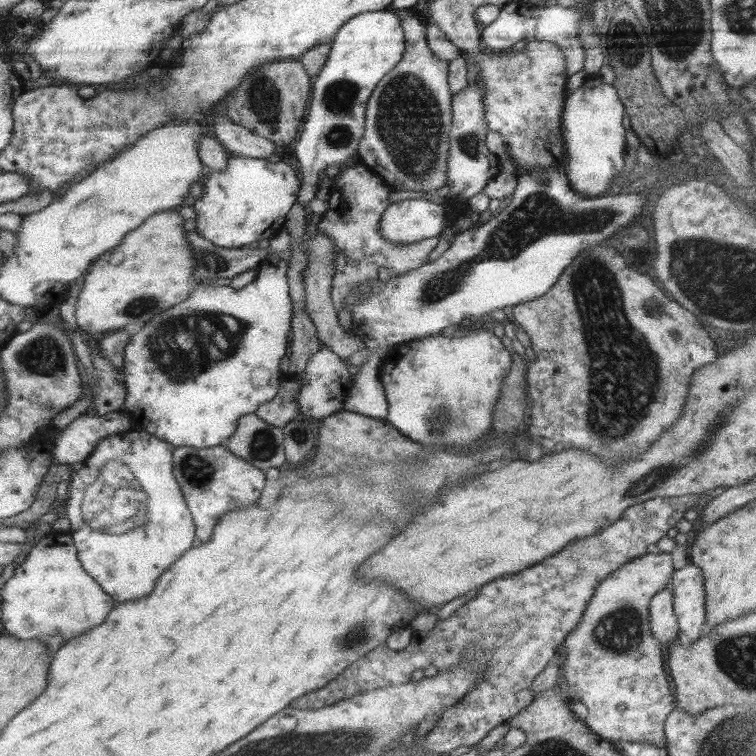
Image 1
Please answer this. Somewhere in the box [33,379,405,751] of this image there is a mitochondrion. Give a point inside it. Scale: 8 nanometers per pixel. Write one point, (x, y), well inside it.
(115, 504)

